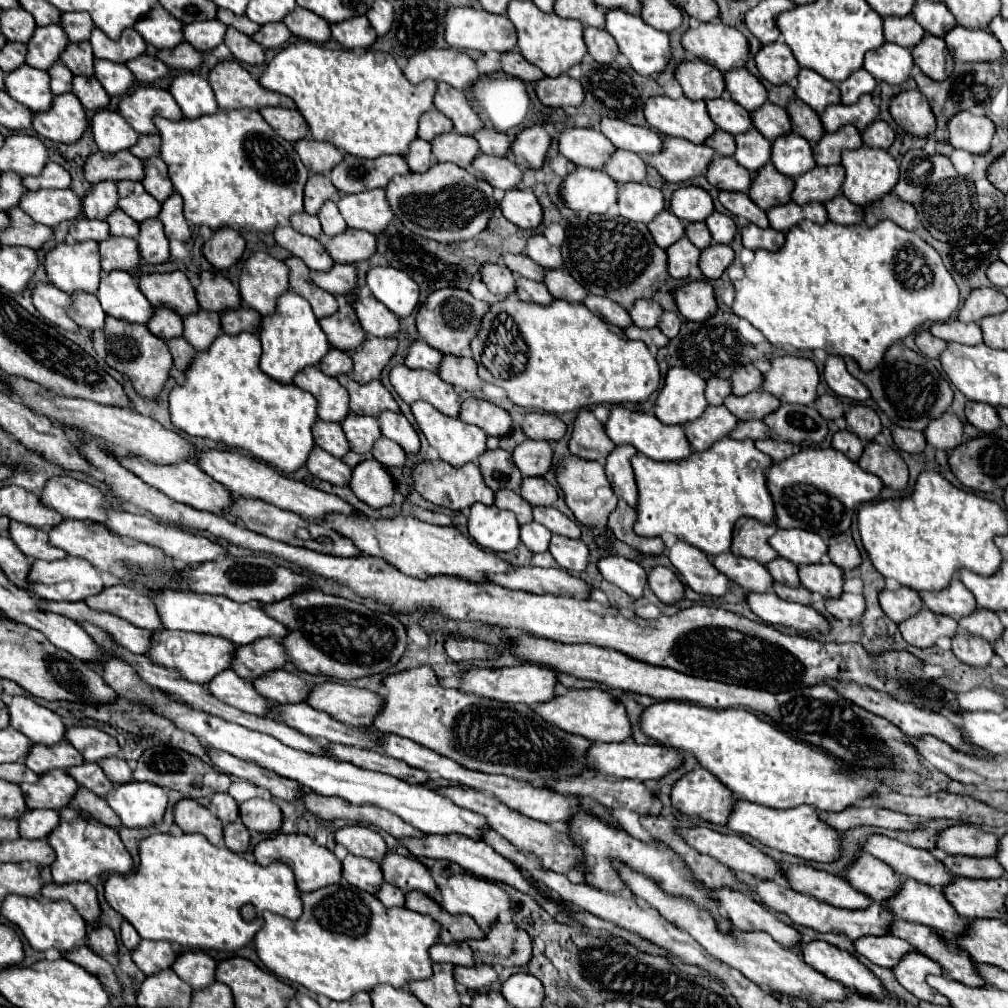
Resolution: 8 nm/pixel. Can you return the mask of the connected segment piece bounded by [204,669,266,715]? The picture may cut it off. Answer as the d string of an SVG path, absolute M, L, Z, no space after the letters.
M232 669L218 673L204 687L222 703L254 715L262 715L262 707L266 707L266 699L262 699L262 695L258 695L254 687L250 687L250 681L240 679Z

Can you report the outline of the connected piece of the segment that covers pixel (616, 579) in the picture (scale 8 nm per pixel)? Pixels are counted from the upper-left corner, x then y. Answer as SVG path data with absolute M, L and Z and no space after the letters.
M610 557L610 559L602 559L598 563L598 569L606 581L614 583L622 591L626 591L630 597L640 599L644 595L648 577L638 563L630 559L622 559L622 557Z

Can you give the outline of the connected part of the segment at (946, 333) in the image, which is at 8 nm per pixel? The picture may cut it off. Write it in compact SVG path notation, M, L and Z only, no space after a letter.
M950 319L946 323L932 323L930 333L934 337L940 337L944 341L954 341L962 345L980 345L984 343L982 339L982 329L976 323L962 323L958 319Z

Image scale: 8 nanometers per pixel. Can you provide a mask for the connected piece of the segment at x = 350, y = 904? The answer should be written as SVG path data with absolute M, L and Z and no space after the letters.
M346 881L302 893L302 901L304 913L296 923L274 913L264 913L266 925L256 933L256 953L274 975L298 983L316 995L326 995L332 1001L350 1001L356 993L370 993L376 985L402 989L410 981L432 977L432 959L428 951L440 941L442 925L438 921L410 909L388 909L376 895L356 889Z

